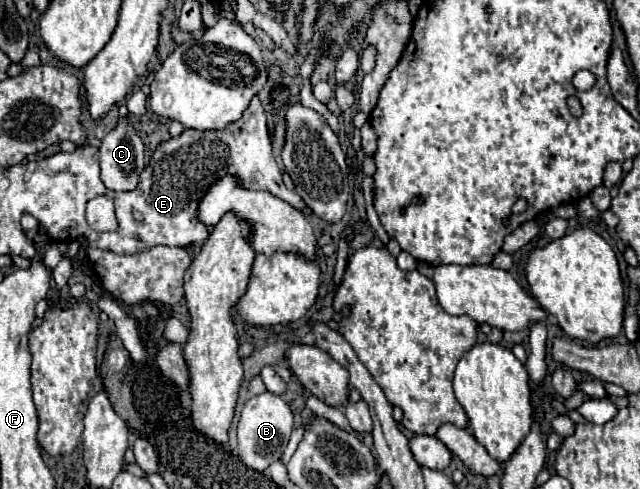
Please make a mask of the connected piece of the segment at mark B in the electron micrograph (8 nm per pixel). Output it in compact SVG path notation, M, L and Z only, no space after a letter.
M264 392L258 396L248 398L248 402L242 408L242 416L238 422L238 452L240 460L258 472L264 472L272 462L280 460L292 432L292 410L290 406L272 392Z

